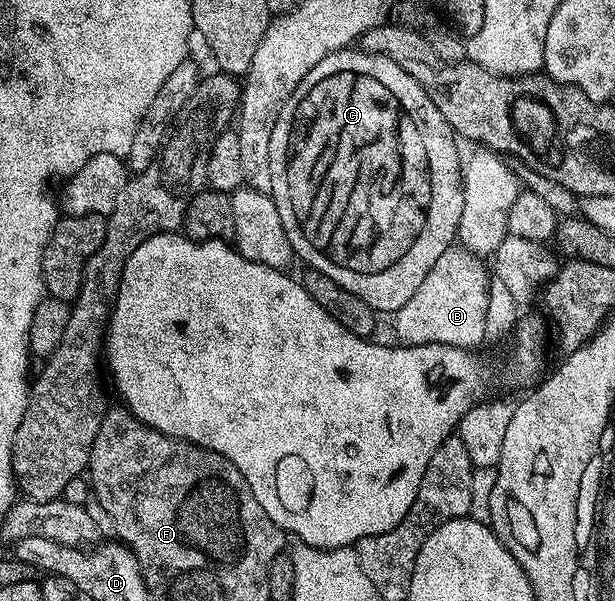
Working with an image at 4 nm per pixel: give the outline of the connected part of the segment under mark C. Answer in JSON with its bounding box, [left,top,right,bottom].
[269,46,463,314]

